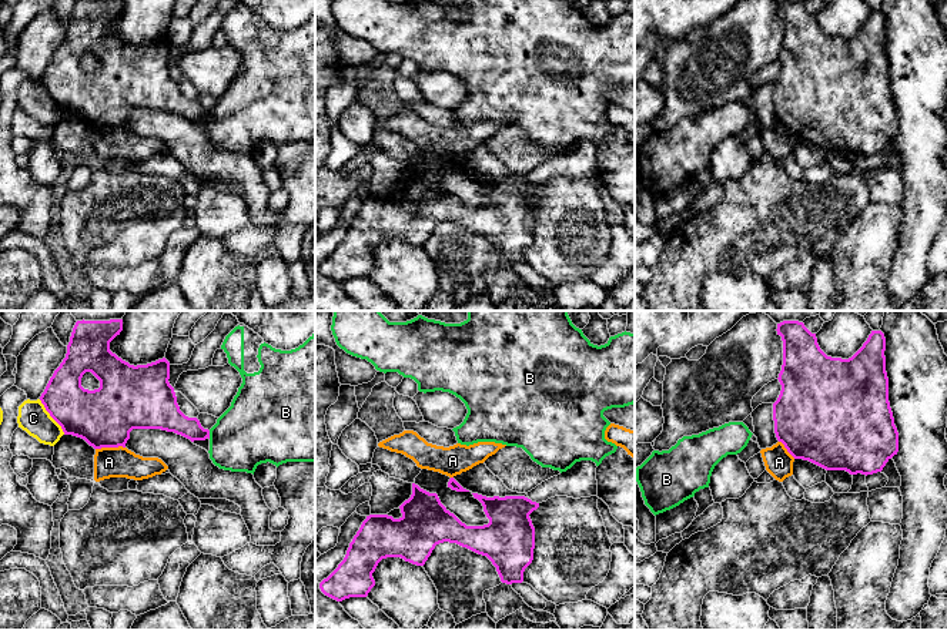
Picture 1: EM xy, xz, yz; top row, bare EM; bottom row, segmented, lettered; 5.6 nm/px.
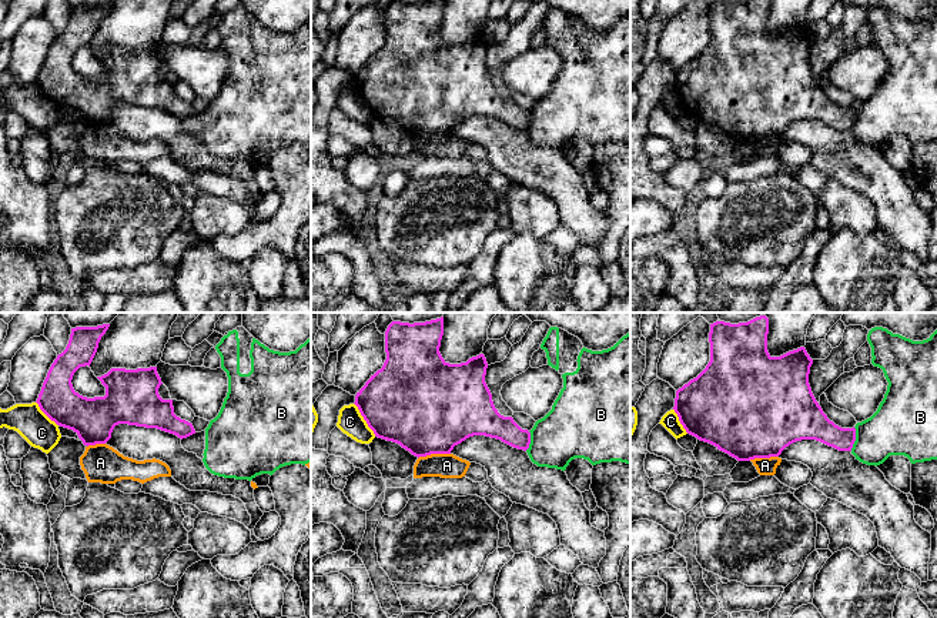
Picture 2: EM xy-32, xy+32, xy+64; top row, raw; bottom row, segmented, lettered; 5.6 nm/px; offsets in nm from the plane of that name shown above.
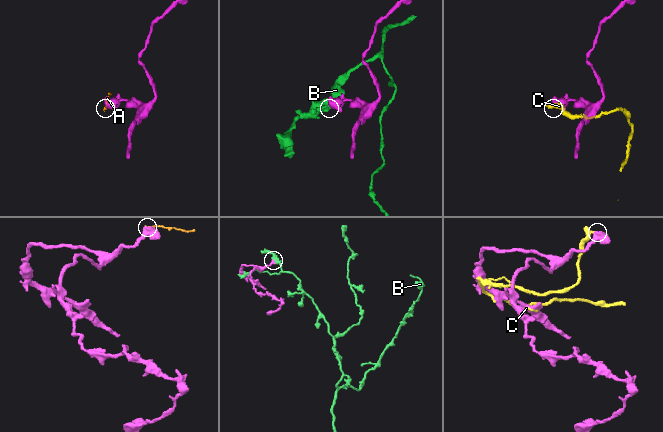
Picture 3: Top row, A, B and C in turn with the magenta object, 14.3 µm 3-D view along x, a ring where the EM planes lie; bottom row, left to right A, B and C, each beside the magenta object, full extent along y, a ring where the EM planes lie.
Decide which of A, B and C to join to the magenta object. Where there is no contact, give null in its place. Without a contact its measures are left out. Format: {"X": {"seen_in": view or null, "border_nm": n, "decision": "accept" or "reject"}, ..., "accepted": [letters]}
{"A": {"seen_in": "xy", "border_nm": 170, "decision": "reject"}, "B": {"seen_in": "xy", "border_nm": 50, "decision": "reject"}, "C": {"seen_in": "xy", "border_nm": 240, "decision": "reject"}, "accepted": []}

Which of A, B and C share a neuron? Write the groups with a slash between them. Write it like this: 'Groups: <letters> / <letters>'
Groups: A C / B

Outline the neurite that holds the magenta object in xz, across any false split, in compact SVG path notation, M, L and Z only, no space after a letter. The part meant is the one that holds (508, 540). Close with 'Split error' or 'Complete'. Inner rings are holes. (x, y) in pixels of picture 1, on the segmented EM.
M412 483L411 497L399 506L399 519L367 516L344 560L319 583L321 592L337 601L367 597L375 586L372 573L382 559L401 557L424 566L435 546L444 542L486 556L502 583L522 583L535 549L529 515L539 503L525 496L472 495L482 503L488 525L466 526L441 503L436 493Z. Complete

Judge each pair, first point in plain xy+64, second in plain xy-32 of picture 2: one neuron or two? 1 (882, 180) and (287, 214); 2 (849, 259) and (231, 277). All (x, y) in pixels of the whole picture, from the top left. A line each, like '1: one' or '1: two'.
1: two
2: one

